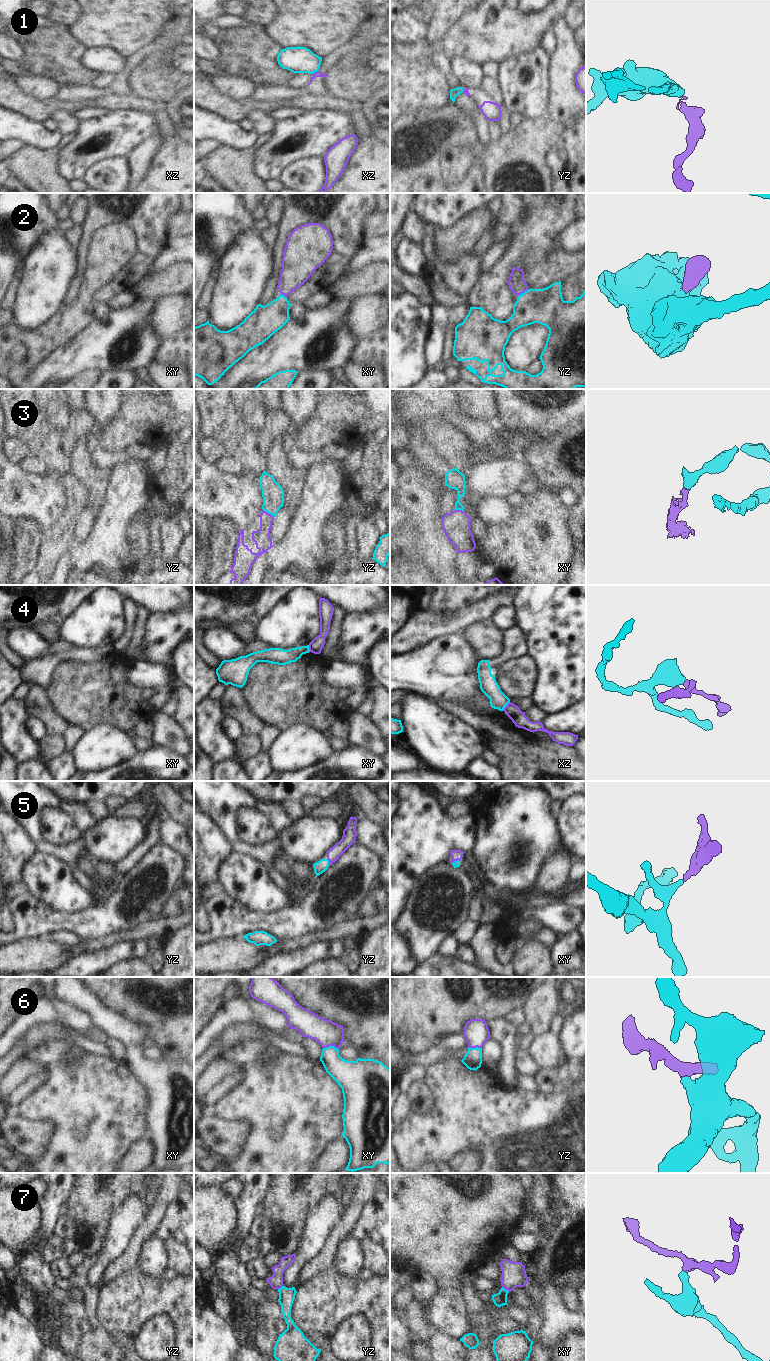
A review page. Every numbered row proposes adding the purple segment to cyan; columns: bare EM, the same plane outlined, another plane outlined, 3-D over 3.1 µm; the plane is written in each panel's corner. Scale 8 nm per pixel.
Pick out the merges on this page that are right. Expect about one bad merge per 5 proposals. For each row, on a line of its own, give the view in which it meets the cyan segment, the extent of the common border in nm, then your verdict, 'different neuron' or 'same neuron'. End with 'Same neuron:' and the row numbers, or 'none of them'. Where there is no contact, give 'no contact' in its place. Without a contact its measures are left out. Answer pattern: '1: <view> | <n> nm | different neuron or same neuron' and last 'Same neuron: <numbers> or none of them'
1: xz | 60 nm | same neuron
2: yz | 100 nm | same neuron
3: yz | 120 nm | same neuron
4: xz | 100 nm | different neuron
5: yz | 60 nm | same neuron
6: xy | 130 nm | same neuron
7: xy | 80 nm | same neuron
Same neuron: 1, 2, 3, 5, 6, 7

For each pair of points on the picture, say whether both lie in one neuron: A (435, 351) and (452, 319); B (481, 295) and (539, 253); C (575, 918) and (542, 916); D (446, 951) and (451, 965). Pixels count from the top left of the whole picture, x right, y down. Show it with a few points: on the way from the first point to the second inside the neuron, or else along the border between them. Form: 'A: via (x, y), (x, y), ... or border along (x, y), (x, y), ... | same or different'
A: via (435, 342), (437, 332), (443, 325) | same
B: via (496, 280), (499, 274), (519, 254), (524, 253) | same
C: via (567, 918), (550, 916) | same
D: border along (437, 952), (444, 956), (455, 957) | different

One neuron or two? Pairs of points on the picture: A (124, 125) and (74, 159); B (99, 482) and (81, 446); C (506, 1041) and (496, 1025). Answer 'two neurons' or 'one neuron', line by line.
A: one neuron
B: one neuron
C: one neuron

